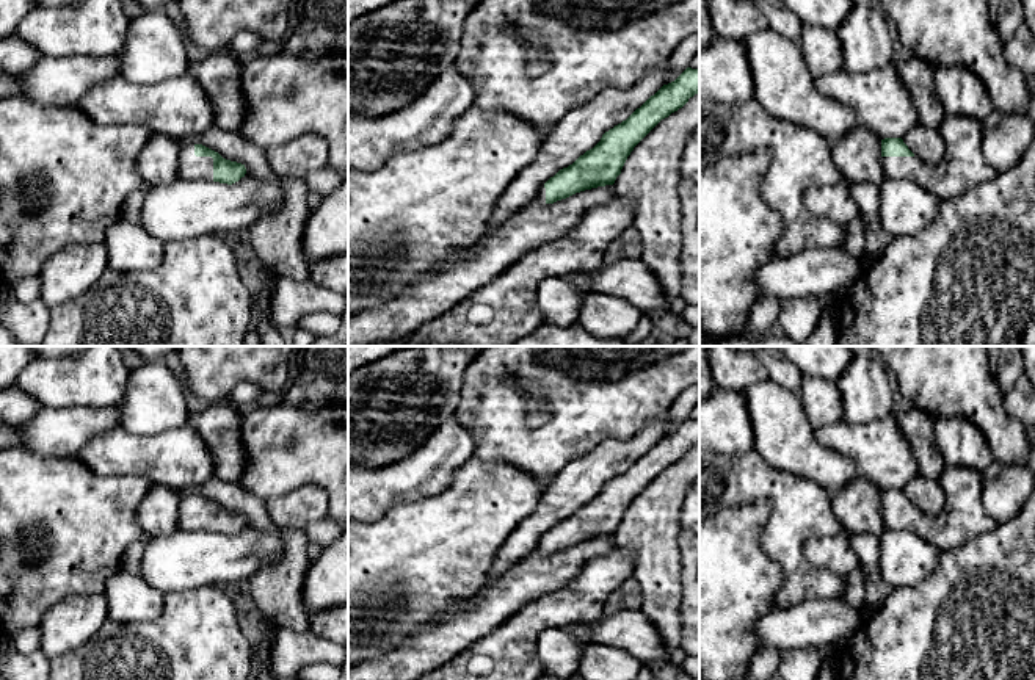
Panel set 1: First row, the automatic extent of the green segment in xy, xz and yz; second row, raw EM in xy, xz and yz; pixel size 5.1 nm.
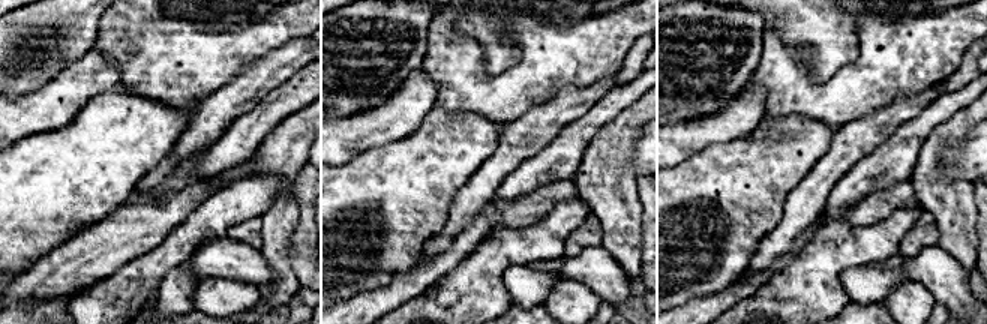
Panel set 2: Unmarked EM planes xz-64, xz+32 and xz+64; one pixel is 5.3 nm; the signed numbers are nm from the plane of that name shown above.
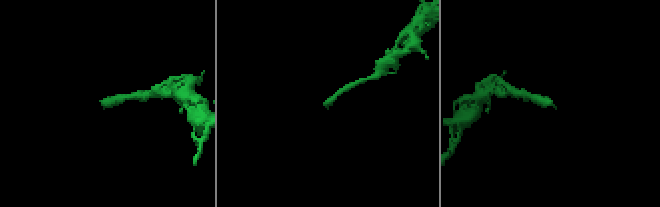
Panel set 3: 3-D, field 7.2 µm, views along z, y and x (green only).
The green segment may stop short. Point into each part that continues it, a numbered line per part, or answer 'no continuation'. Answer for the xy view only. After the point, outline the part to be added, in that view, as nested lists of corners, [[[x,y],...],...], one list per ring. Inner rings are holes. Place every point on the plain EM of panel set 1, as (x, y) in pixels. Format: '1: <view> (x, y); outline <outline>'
1: xy (190, 517); outline [[[194,495],[182,498],[177,515],[177,530],[213,531],[213,509],[196,508]]]

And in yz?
1: yz (963, 517); outline [[[947,468],[936,479],[946,490],[944,508],[936,517],[924,514],[916,506],[881,508],[884,528],[914,533],[939,552],[946,552],[999,526],[982,503],[982,473],[971,468]]]

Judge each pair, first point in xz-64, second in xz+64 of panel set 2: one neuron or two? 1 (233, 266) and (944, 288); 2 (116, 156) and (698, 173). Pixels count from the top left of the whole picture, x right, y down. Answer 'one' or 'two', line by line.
1: one
2: one

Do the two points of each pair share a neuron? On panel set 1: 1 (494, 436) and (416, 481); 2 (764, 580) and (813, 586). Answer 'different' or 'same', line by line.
1: different
2: different

